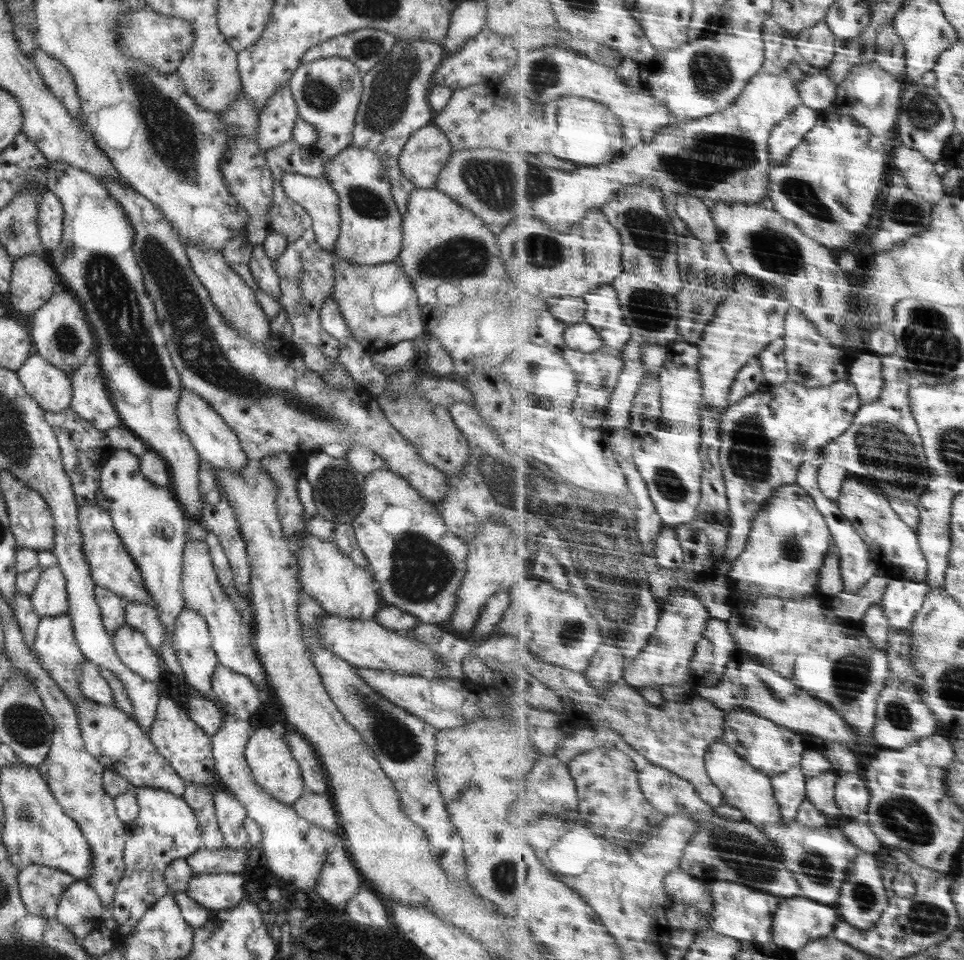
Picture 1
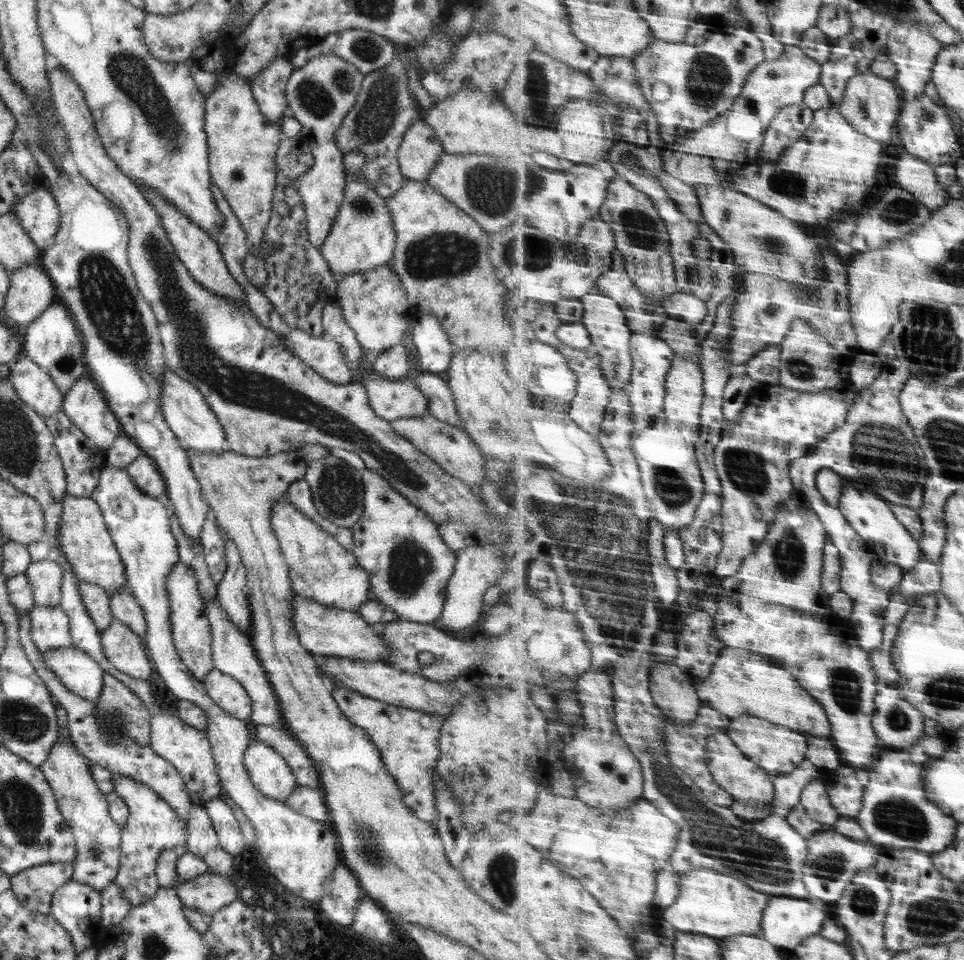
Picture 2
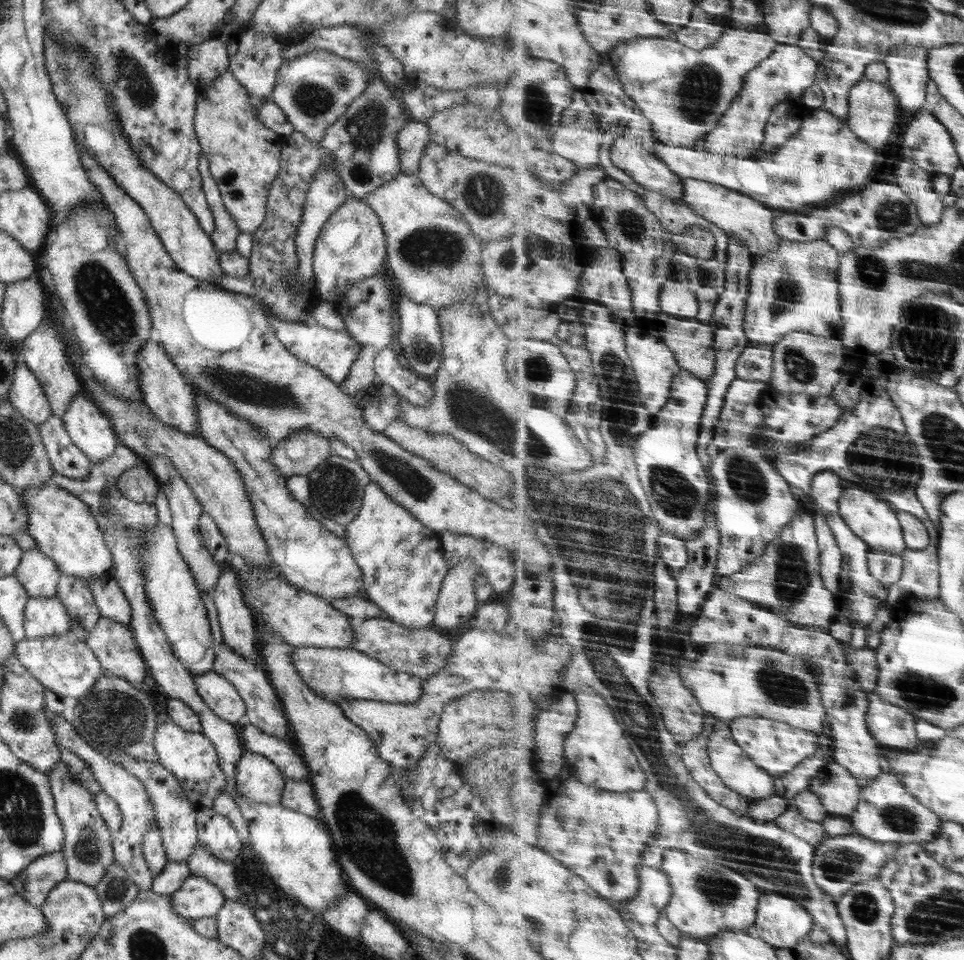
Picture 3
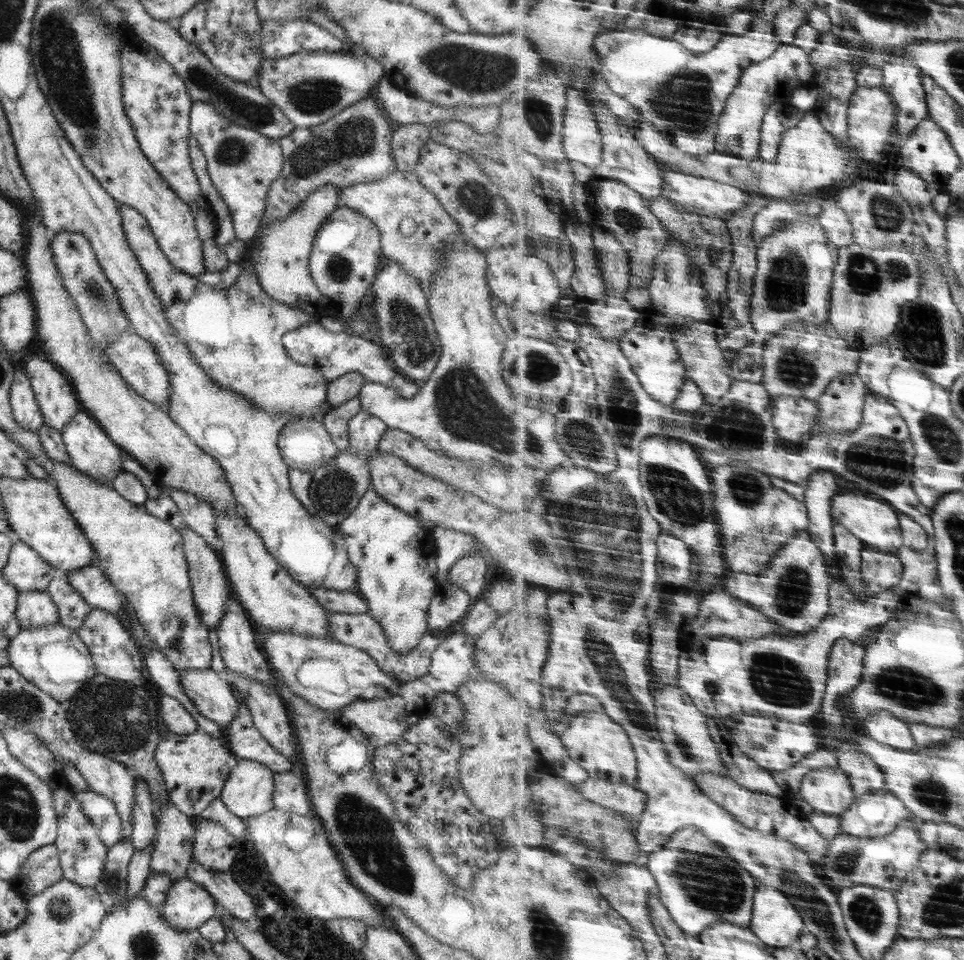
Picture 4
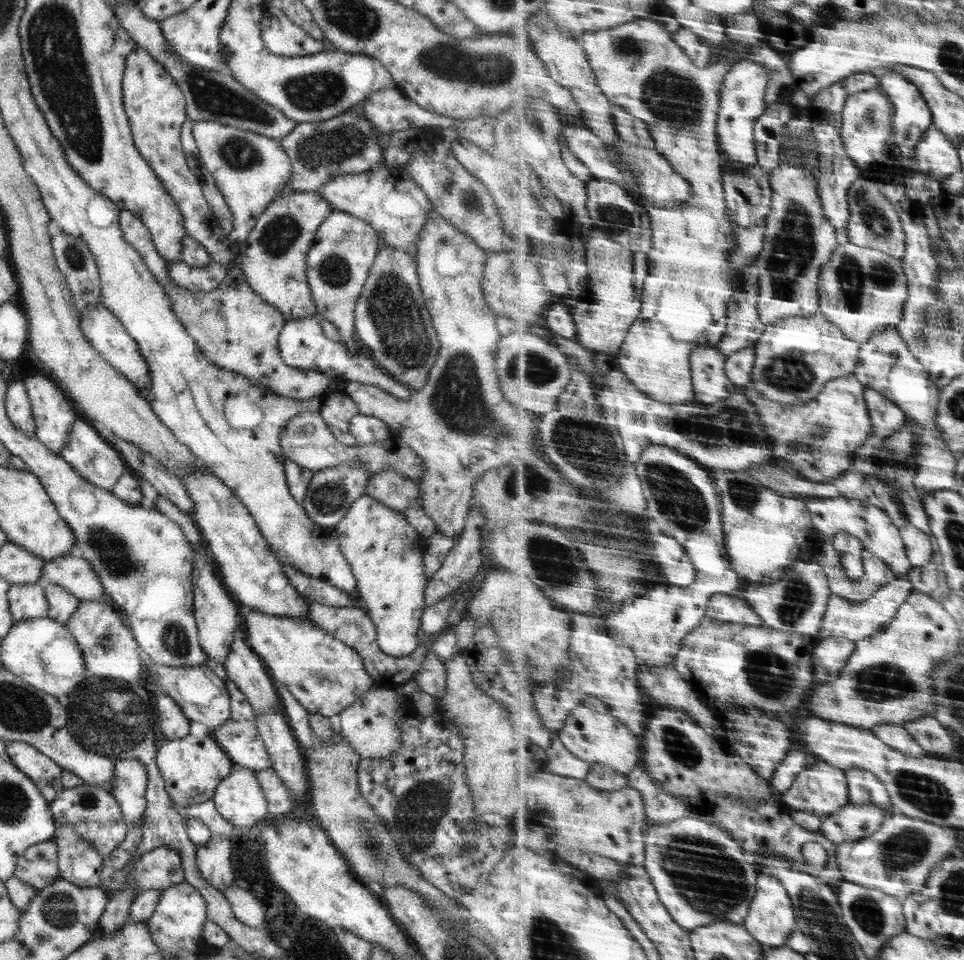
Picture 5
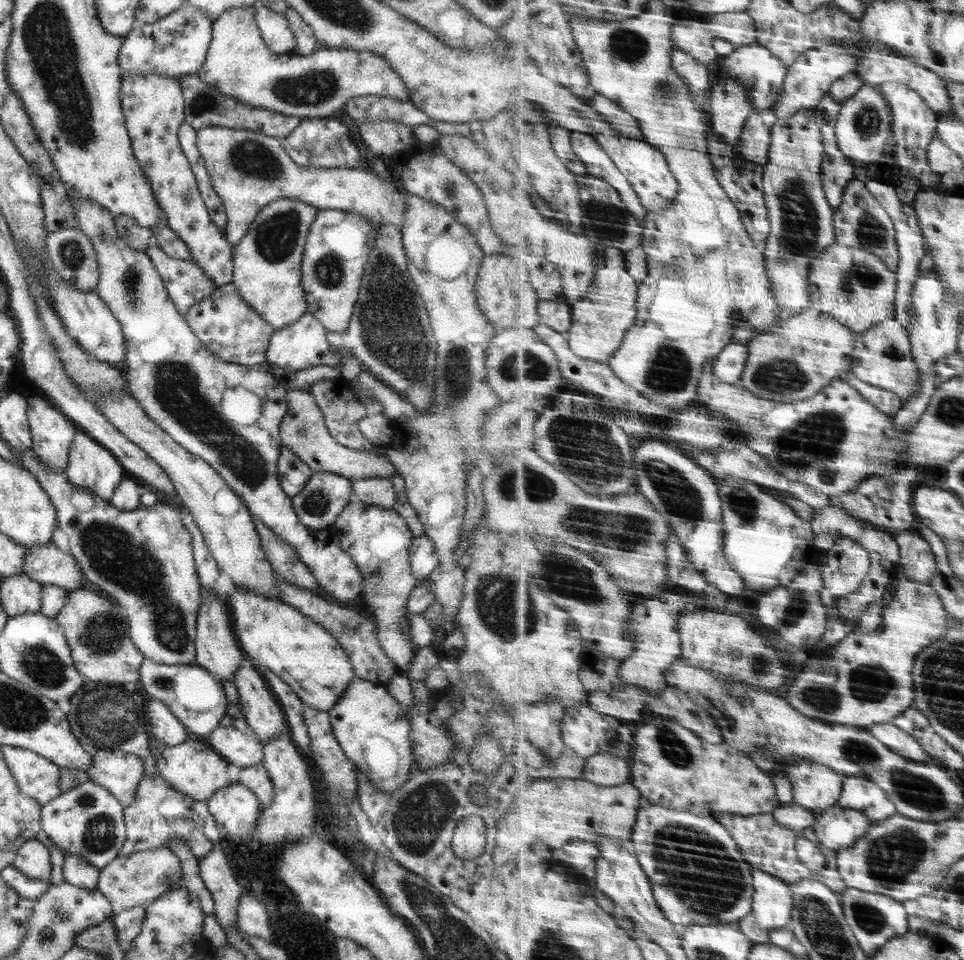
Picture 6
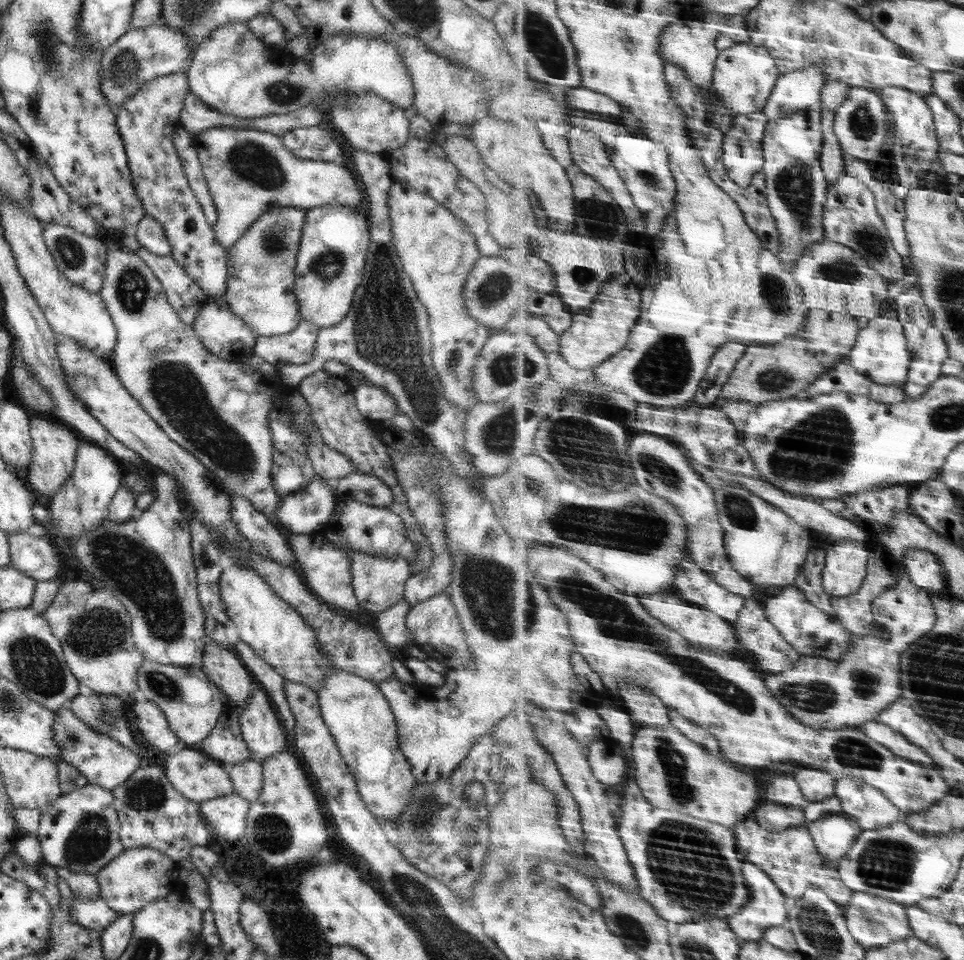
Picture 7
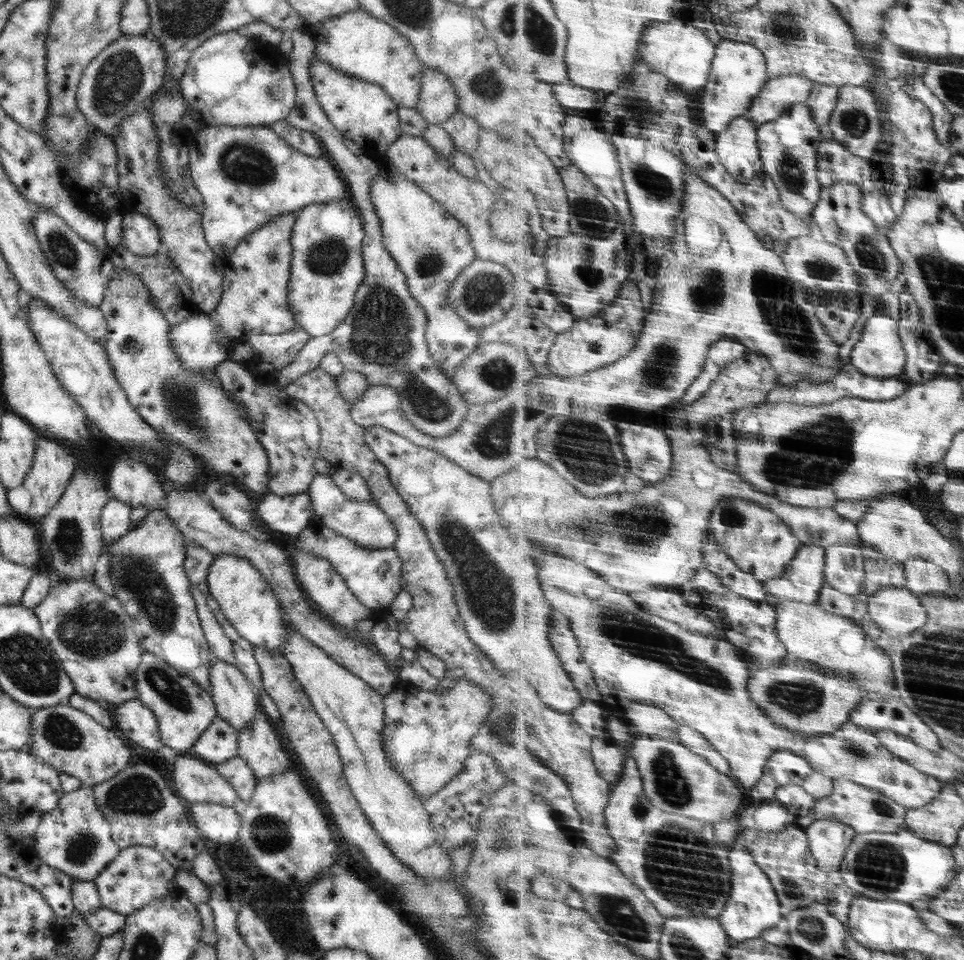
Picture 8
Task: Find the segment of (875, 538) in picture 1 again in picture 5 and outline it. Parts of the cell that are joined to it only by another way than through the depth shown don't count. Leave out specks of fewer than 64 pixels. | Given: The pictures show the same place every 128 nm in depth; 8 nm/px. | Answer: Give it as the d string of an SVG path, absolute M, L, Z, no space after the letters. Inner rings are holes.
M837 498L809 499L807 506L812 514L814 528L820 534L823 544L833 542L836 534L847 532L857 536L863 541L864 548L884 560L892 569L898 578L907 576L912 568L912 562L909 562L906 544L901 538L900 527L893 524L889 514L881 511L881 508L857 500L857 498Z

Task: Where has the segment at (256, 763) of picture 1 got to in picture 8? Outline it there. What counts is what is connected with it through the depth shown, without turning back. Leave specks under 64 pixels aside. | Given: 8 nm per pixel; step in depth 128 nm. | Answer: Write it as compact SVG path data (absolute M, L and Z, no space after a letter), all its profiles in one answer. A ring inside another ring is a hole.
M203 802L190 803L187 809L203 839L217 844L230 844L237 839L240 829L239 807Z

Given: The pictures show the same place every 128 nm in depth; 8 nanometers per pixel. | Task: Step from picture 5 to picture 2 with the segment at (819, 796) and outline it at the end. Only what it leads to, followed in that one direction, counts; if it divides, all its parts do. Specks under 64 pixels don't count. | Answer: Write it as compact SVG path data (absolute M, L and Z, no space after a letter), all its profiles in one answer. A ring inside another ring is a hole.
M839 768L833 772L825 772L829 798L832 805L843 817L855 818L863 808L866 785L859 780L853 768Z

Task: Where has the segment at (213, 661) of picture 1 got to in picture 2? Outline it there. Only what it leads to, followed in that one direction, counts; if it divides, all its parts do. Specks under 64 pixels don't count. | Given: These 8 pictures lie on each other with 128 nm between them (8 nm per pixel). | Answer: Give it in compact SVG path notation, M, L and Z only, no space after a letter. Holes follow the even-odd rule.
M177 561L168 572L165 579L165 592L168 596L169 622L171 627L172 644L179 660L189 669L192 677L200 683L212 669L211 635L206 617L205 604L202 603L196 589L196 578L193 569Z

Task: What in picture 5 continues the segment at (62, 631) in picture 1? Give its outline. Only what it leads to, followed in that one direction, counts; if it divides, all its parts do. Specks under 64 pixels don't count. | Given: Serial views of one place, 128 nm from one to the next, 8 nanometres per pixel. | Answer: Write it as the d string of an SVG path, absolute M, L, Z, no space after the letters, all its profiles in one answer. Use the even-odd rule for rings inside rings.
M42 582L10 584L6 595L13 622L47 617L48 604L42 591Z

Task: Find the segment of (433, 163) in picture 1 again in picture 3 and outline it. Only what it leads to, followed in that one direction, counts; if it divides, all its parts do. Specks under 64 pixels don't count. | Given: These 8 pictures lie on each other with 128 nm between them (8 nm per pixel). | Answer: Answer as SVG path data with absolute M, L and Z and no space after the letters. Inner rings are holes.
M409 121L397 131L398 169L406 175L415 175L419 168L420 156L424 146L429 143L427 125L423 122Z

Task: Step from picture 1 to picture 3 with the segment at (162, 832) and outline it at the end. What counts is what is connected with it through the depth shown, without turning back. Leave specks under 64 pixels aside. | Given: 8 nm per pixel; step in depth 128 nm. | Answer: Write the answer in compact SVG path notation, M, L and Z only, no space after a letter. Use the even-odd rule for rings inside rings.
M49 714L48 723L52 728L57 746L76 754L86 766L89 767L93 778L99 783L100 791L109 796L117 805L121 813L121 824L119 830L111 837L111 849L113 850L113 861L121 870L127 874L130 882L139 892L149 891L152 876L147 869L147 863L141 857L141 844L144 834L149 827L156 827L153 816L153 802L148 799L147 793L140 782L131 776L124 768L113 759L92 749L74 730L73 727L63 719Z

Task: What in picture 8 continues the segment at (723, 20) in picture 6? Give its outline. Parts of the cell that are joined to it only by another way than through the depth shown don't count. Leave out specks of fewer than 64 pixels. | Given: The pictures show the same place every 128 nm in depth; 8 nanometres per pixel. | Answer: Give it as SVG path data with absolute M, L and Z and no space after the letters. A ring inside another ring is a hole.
M685 17L667 23L649 24L642 35L642 62L652 68L653 72L664 74L668 80L674 81L685 94L695 94L708 83L715 55L716 44L693 24L691 26Z

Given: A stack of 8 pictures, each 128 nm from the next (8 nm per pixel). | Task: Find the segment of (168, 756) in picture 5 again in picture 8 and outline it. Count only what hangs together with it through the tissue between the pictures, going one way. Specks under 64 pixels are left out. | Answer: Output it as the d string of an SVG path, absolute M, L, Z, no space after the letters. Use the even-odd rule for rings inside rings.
M189 752L177 754L172 763L173 790L187 805L213 802L231 808L241 806L236 792L213 765Z

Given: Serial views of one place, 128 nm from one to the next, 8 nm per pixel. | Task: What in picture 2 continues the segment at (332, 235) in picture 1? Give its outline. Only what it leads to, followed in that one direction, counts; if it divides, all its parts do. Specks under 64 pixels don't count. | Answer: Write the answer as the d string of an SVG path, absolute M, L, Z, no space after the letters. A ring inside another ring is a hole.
M319 55L309 59L300 67L292 67L284 88L287 110L301 127L301 135L313 157L313 165L301 177L294 178L293 186L297 189L301 204L306 214L306 233L308 241L318 249L328 235L329 227L337 214L346 174L341 162L342 152L335 146L334 132L341 124L341 119L353 106L360 91L362 75L351 63L335 55Z

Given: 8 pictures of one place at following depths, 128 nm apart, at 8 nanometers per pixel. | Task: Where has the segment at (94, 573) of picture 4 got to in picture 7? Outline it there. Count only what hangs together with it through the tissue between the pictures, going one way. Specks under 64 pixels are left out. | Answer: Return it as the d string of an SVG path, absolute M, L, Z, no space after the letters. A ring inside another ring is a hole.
M25 531L6 535L9 551L8 566L35 581L55 581L59 572L59 553L44 536L32 536Z

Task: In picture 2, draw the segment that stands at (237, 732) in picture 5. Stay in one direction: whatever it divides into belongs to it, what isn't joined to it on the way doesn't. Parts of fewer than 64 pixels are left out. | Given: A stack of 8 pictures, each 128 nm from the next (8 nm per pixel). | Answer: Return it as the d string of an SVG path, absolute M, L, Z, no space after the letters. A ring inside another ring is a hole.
M255 725L253 736L281 756L295 776L297 785L319 789L320 782L312 760L293 736L288 735L282 728L272 725Z

